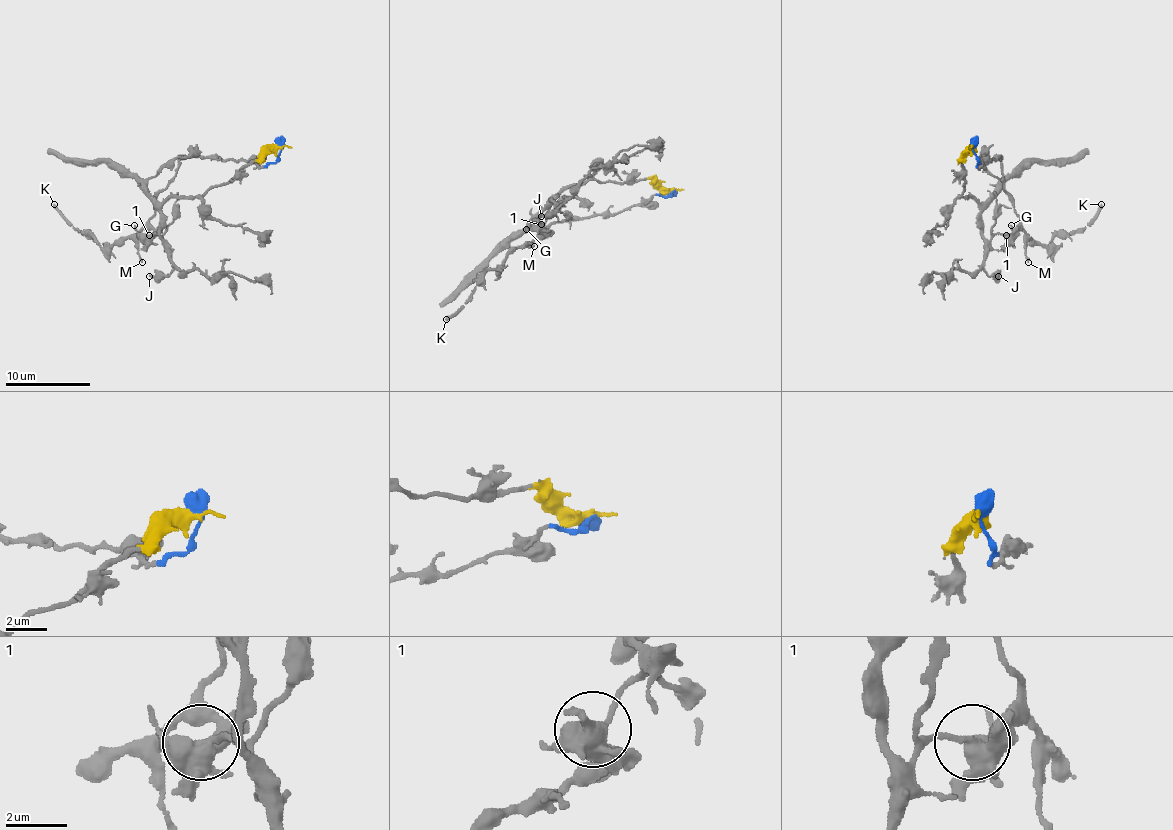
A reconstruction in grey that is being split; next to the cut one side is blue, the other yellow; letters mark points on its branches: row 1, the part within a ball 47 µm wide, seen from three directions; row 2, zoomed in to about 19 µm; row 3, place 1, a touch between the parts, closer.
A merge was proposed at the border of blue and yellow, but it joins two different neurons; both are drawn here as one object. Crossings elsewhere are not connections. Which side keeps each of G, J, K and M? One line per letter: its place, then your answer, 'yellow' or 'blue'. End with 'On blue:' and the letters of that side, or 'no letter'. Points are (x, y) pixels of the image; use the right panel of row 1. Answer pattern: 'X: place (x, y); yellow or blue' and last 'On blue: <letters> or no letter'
G: place (1011, 225); yellow
J: place (998, 276); yellow
K: place (1101, 204); blue
M: place (1028, 262); blue
On blue: K, M

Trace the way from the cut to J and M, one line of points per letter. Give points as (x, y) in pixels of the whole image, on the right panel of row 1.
J: (972, 146), (961, 159), (961, 195), (970, 197), (980, 209), (983, 269), (989, 275), (997, 275)
M: (972, 146), (978, 167), (985, 161), (1000, 156), (1004, 190), (1010, 197), (1025, 237), (1027, 263)

